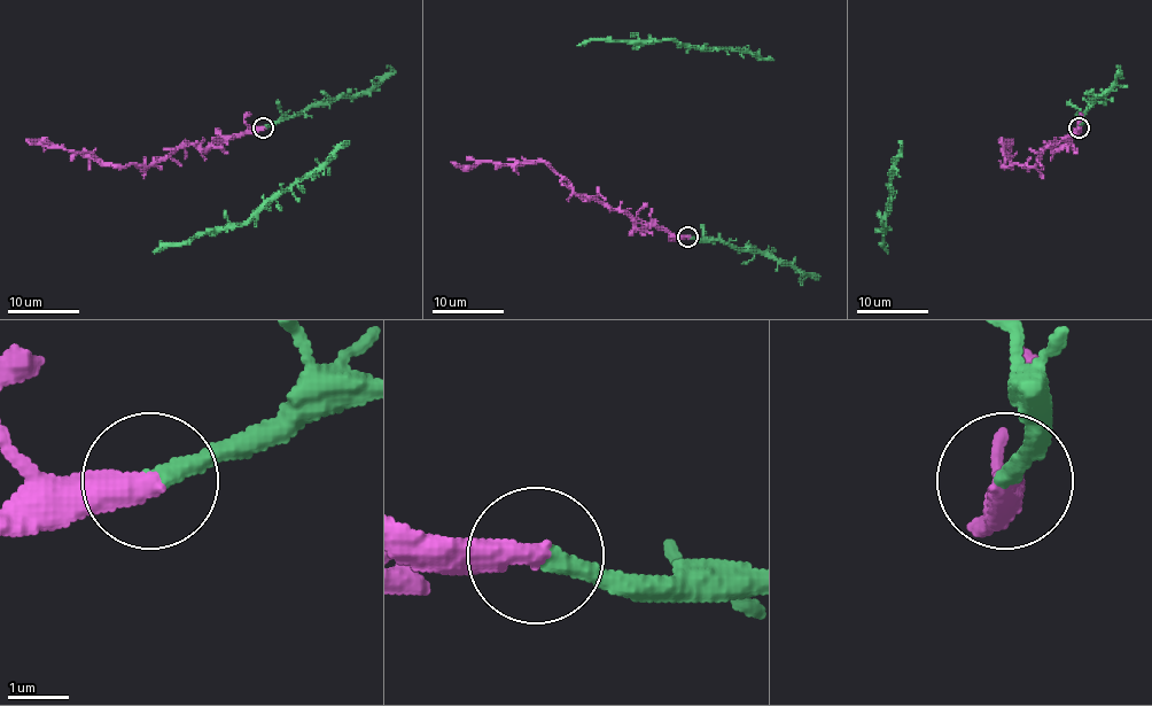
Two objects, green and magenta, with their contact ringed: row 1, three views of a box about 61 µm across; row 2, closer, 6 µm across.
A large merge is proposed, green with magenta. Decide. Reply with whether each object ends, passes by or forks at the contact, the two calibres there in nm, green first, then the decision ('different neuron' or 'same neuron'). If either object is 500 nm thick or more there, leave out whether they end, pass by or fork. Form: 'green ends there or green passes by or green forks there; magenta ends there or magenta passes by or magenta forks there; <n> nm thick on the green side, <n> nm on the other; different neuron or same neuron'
green ends there; magenta ends there; 320 nm thick on the green side, 460 nm on the other; same neuron

